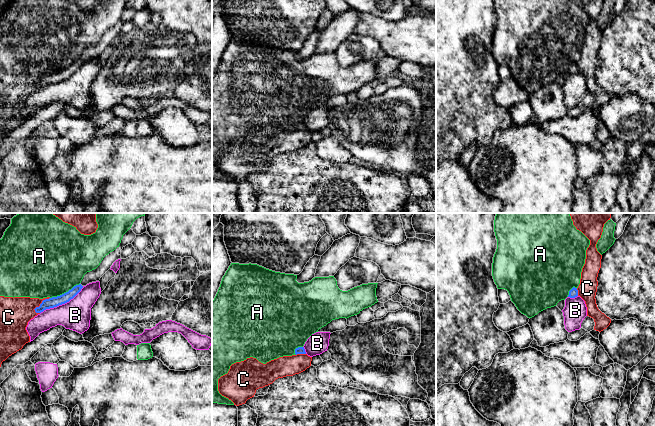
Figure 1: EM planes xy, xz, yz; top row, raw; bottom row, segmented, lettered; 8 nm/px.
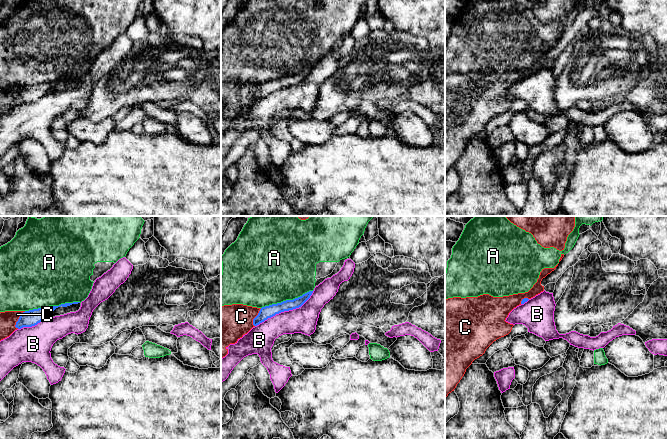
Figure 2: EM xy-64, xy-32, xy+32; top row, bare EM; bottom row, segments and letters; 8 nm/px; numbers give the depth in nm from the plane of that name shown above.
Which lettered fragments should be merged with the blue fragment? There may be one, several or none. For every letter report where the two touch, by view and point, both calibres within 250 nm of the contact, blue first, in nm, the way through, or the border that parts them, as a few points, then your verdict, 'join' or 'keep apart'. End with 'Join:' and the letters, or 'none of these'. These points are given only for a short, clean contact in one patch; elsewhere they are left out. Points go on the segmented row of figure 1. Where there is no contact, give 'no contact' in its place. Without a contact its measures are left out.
A: contact xy (64, 293); calibres 80 and 500 nm; keep apart
B: contact xy (62, 303); calibres 80 and 240 nm; keep apart
C: contact xy (40, 304); calibres 80 and 260 nm; keep apart
Join: none of these

